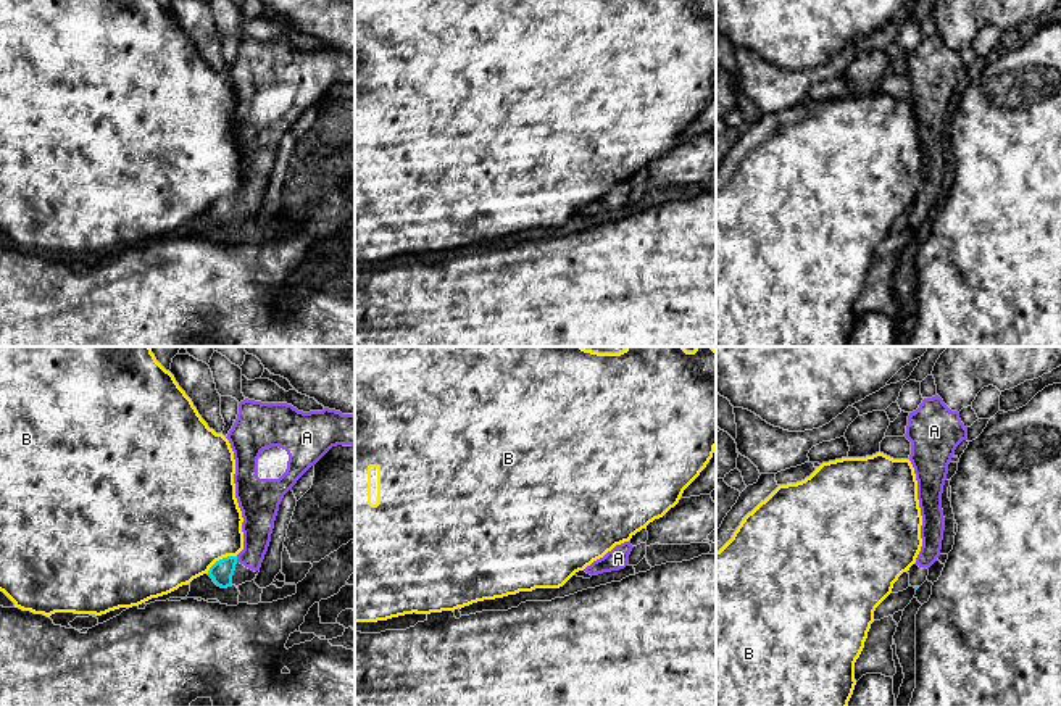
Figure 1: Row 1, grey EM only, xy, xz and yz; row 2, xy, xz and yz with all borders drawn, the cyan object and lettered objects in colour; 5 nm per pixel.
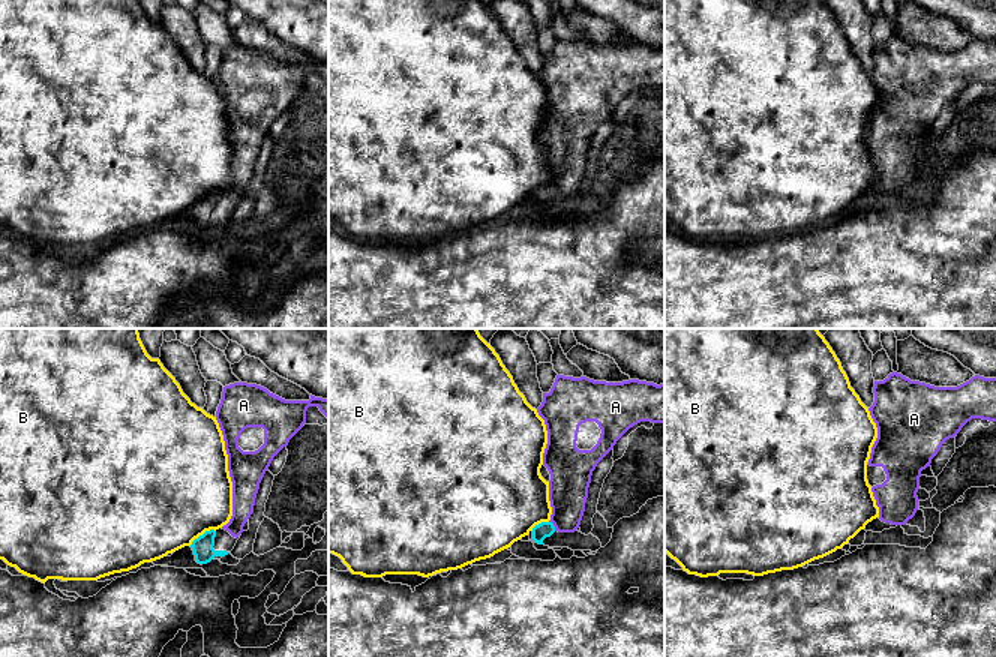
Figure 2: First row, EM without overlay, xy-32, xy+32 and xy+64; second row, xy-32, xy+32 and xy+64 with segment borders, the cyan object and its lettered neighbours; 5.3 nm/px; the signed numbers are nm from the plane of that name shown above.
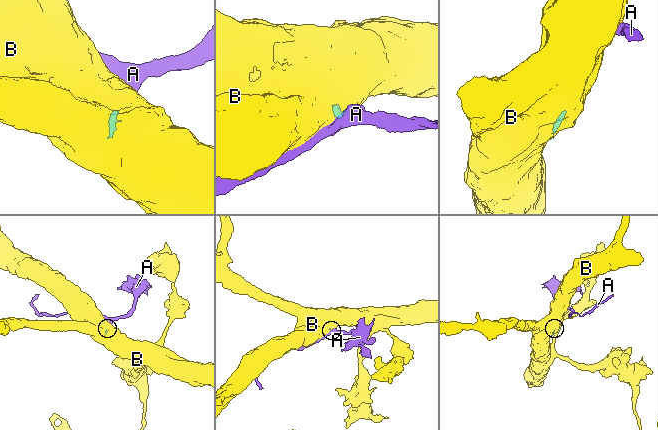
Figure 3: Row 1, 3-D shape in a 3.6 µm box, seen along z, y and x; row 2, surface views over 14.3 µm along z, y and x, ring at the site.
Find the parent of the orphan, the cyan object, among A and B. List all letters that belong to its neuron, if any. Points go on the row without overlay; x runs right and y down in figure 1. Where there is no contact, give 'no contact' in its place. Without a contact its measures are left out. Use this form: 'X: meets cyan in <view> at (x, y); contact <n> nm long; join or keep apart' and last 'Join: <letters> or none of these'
A: meets cyan in xy at (236, 199); contact 30 nm long; join
B: meets cyan in xy at (220, 199); contact 180 nm long; keep apart
Join: A

